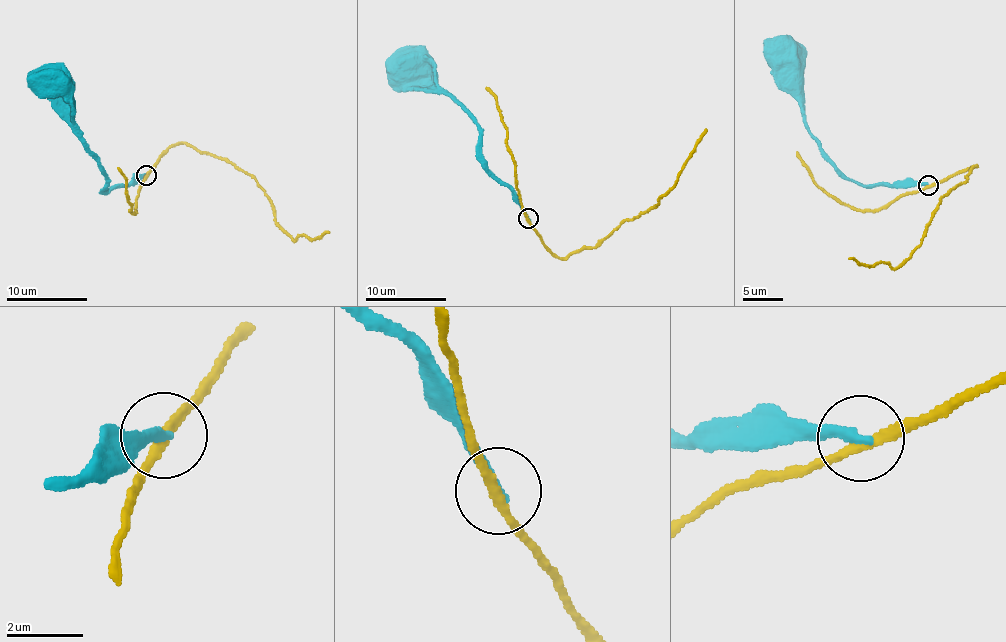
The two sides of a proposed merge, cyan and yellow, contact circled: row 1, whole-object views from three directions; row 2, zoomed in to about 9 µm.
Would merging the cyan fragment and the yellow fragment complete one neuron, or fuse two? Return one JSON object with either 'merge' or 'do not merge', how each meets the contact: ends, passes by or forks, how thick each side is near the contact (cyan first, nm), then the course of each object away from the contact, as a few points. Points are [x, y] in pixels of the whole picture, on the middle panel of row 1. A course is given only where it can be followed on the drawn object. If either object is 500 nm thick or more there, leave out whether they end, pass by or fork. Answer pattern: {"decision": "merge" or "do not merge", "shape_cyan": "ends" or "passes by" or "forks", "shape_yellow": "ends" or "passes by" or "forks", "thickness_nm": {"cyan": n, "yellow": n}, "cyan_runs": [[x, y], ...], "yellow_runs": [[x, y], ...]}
{"decision": "do not merge", "shape_cyan": "ends", "shape_yellow": "passes by", "thickness_nm": {"cyan": 320, "yellow": 240}, "cyan_runs": [[527, 219], [519, 199], [488, 169], [480, 128], [447, 92], [436, 88], [413, 69]], "yellow_runs": [[527, 219], [540, 241], [561, 258], [592, 249], [657, 205], [658, 200], [677, 179], [706, 128]]}

